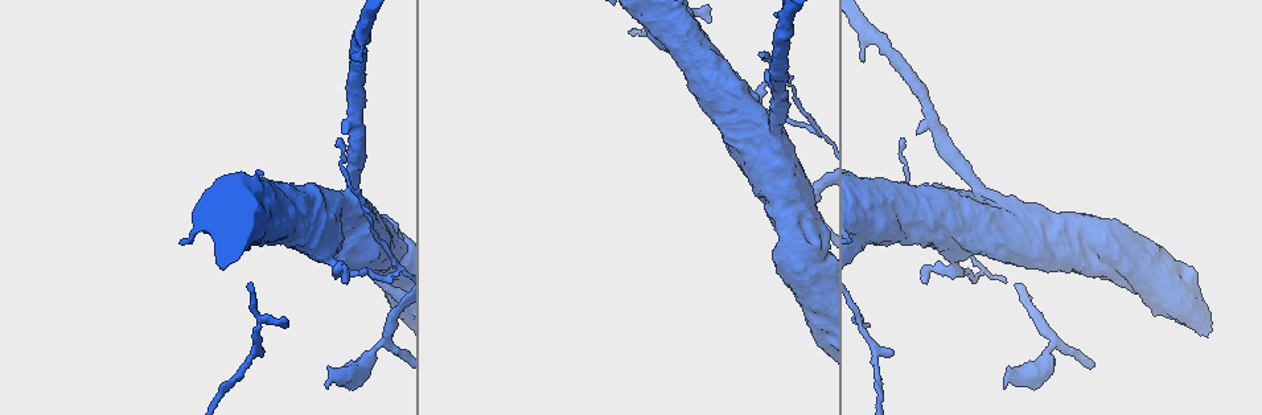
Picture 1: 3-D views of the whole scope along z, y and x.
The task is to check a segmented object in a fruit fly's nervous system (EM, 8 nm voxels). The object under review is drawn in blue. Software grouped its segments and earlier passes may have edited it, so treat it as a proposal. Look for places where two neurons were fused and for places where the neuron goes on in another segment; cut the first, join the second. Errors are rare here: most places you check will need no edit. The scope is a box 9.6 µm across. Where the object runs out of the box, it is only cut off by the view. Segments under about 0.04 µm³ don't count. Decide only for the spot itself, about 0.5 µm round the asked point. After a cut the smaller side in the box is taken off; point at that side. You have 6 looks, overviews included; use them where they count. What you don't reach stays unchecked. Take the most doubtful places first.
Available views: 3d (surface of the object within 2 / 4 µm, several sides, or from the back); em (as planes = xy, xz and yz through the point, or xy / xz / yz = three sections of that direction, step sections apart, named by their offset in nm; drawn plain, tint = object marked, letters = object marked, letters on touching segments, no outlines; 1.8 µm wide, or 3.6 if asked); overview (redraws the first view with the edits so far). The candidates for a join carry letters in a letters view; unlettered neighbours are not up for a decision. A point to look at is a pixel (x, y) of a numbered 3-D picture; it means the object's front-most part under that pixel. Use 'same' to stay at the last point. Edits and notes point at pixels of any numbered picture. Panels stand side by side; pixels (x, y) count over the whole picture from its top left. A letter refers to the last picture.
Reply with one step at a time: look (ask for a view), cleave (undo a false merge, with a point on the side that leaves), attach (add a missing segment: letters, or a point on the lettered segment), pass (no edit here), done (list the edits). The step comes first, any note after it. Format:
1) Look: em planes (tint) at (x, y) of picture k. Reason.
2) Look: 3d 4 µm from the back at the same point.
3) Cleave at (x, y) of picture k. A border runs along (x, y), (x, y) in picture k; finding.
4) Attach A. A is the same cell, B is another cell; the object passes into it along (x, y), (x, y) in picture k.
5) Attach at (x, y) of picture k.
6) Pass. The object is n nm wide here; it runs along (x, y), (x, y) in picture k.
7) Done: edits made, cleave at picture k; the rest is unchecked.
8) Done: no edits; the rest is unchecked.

Look: em planes (letters) at (1003, 389) of picture 1. An open end.

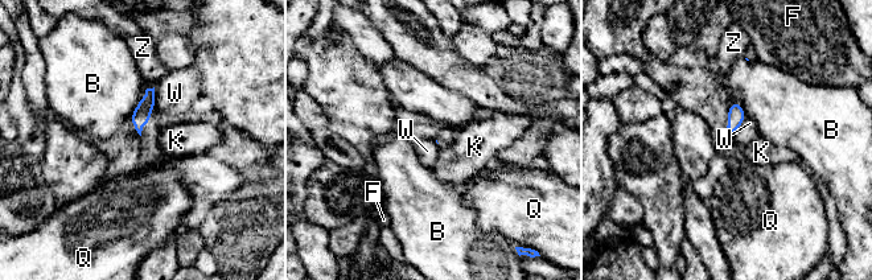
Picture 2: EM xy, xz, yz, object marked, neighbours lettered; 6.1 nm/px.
Pass. B, F, K, Q, W and Z are other cells; a border runs along (153, 87), (156, 103) in picture 2; no lettered segment goes on from it.

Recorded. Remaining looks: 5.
Look: em planes (letters) at (346, 284) of picture 1. Free end.

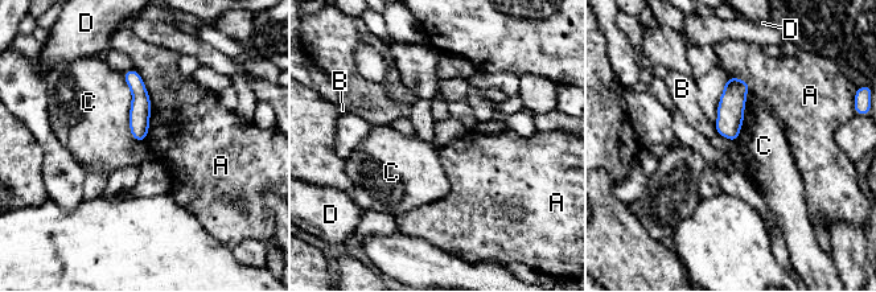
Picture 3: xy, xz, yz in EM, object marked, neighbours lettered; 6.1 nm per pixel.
Pass. The object is 130 nm wide here; A, B, C and D are other cells; a border runs along (122, 73), (140, 144) in picture 3; none of them fits.

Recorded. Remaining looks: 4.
Look: em planes (letters) at (1050, 342) of picture 1. Arms part here.

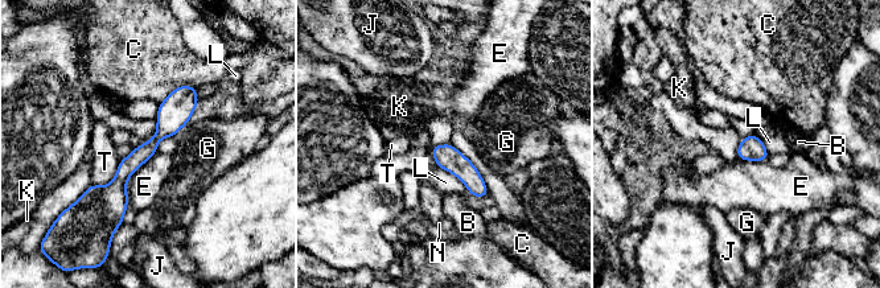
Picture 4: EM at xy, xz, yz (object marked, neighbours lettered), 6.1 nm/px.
Pass. B, C, E, G, J, K, L, N and T are other cells; a border runs along (156, 152), (130, 177), (128, 205) in picture 4; one neuron here.

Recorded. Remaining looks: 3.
Done: no edits; the rest is unchecked.

